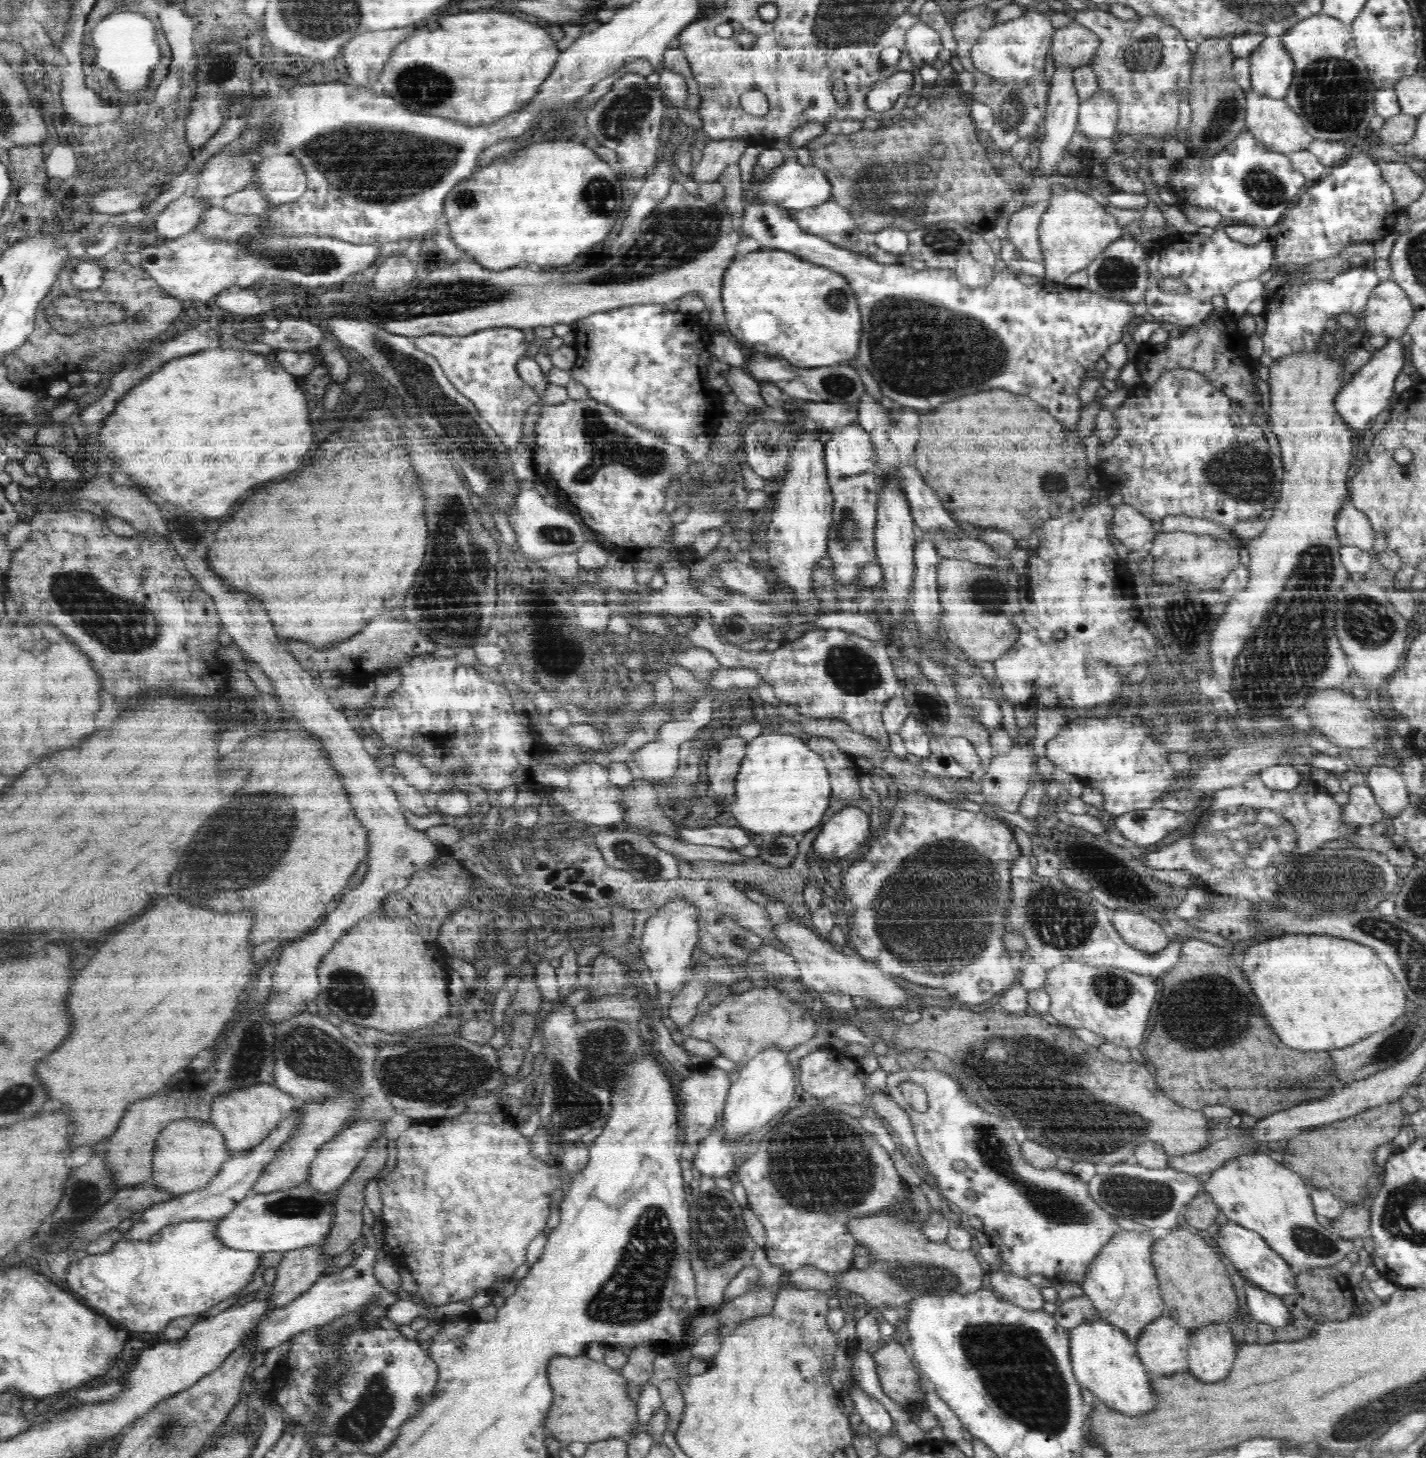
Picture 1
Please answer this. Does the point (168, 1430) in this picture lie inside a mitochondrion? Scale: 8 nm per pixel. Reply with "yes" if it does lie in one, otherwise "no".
yes

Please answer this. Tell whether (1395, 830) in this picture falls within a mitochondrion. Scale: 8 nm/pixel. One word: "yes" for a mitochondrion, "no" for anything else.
no

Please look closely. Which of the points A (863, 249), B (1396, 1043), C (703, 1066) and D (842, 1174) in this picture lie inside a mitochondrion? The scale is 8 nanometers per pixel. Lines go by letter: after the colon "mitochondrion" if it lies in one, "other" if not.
A: other
B: mitochondrion
C: other
D: mitochondrion

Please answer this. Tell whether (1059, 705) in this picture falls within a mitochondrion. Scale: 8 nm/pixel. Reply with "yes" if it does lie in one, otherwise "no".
no

